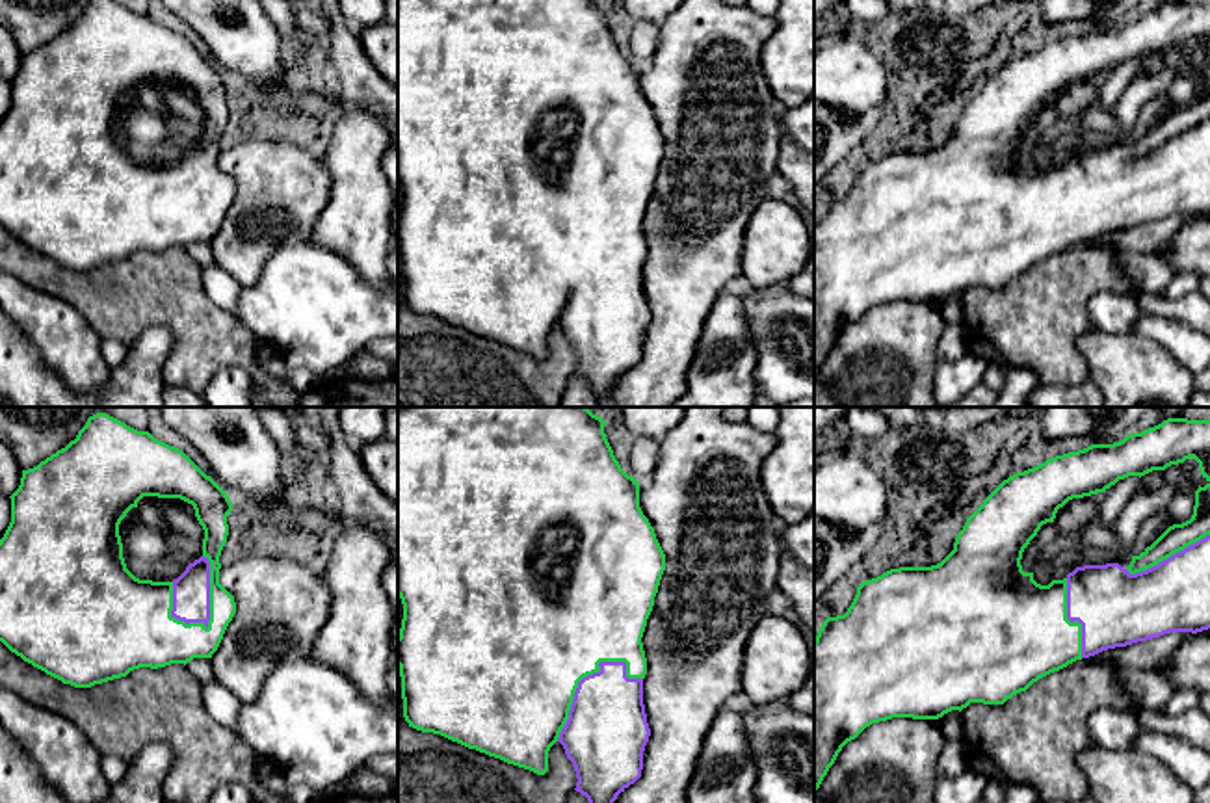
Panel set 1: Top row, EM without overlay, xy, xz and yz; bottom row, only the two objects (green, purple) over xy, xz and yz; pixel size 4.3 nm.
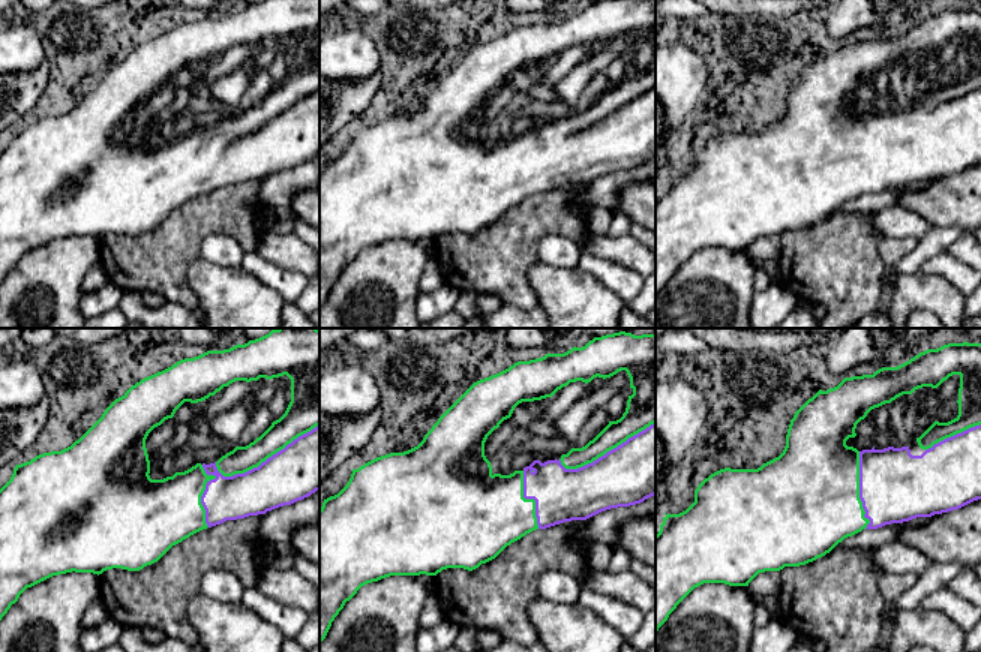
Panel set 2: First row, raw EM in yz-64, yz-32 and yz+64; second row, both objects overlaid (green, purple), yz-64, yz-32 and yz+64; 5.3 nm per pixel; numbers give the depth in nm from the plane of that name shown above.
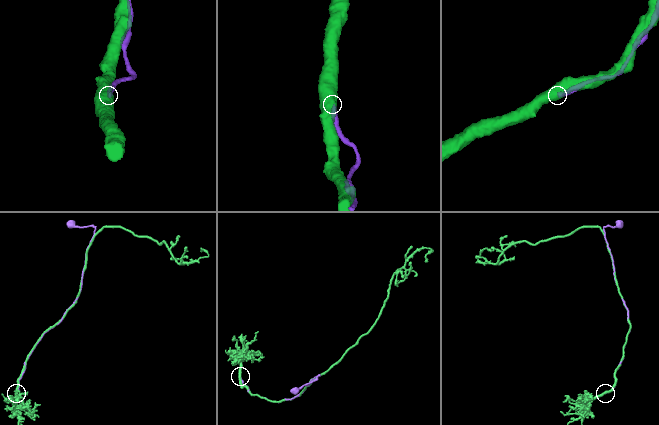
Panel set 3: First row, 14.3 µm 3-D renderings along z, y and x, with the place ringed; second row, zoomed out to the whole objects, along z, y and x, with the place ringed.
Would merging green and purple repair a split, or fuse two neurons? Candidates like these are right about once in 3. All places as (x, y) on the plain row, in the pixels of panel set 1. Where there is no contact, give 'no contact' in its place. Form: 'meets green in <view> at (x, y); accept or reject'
meets green in xy at (210, 175); accept

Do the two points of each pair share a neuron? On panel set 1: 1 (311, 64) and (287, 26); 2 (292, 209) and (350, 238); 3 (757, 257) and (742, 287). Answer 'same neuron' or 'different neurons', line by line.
1: same neuron
2: different neurons
3: different neurons

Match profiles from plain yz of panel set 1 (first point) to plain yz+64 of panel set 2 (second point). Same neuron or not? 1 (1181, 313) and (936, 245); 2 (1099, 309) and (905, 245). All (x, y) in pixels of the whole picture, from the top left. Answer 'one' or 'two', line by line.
1: two
2: one

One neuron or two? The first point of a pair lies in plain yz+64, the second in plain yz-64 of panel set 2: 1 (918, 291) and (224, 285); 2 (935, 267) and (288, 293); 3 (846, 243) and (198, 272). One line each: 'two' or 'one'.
1: one
2: one
3: two

